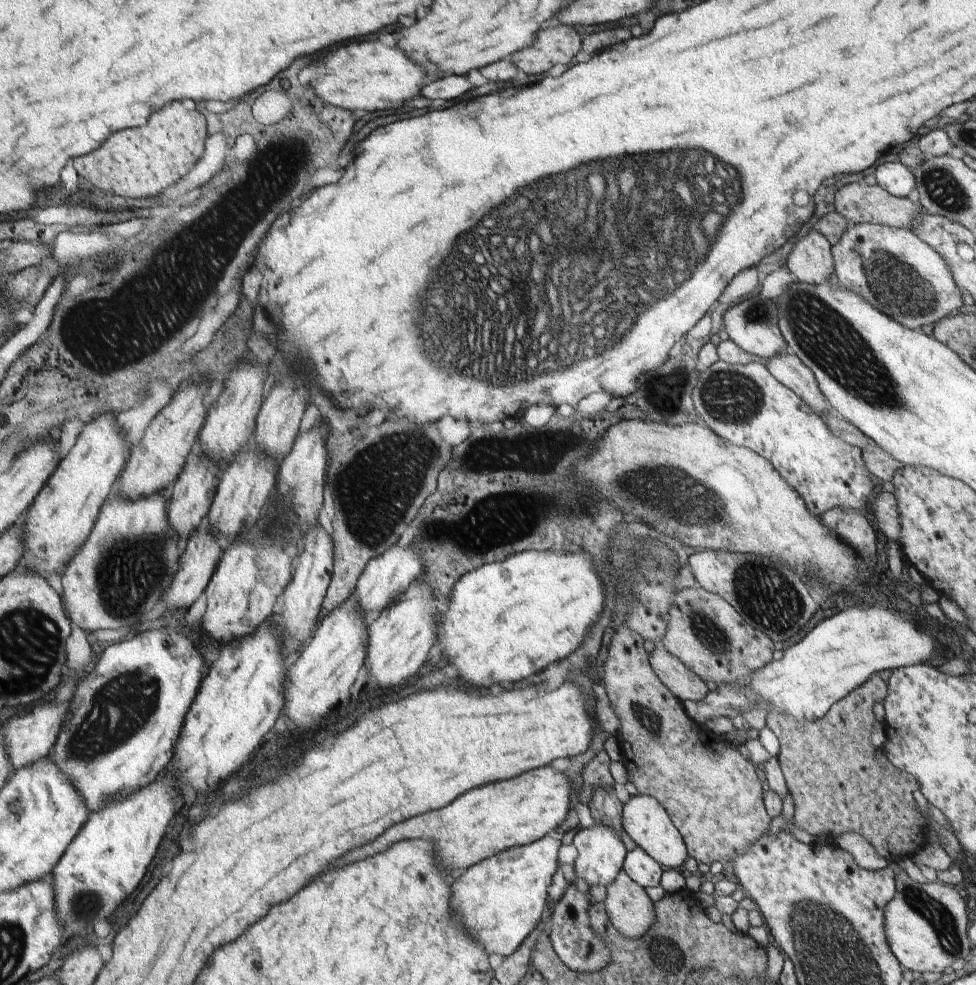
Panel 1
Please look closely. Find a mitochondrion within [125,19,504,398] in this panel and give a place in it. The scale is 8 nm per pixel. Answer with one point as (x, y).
(251, 200)

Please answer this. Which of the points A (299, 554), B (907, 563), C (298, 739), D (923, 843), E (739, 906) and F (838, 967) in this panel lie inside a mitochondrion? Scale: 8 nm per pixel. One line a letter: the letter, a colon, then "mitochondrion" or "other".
A: other
B: other
C: other
D: other
E: other
F: mitochondrion

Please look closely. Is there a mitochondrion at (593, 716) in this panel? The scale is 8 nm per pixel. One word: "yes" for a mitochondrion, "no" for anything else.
no

